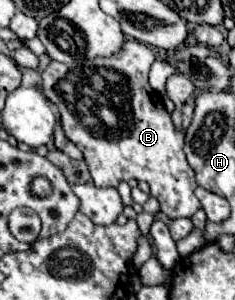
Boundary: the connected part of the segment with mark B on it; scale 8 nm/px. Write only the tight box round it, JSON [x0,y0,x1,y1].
[41,38,201,220]

